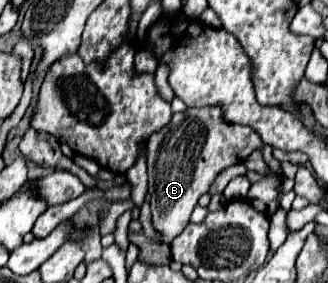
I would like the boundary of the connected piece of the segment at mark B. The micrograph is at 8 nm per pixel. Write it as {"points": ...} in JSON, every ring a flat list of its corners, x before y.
{"points":[[220,106,212,108,188,108,182,114,174,114,170,124,164,126,160,132,152,134,148,140,148,180,150,180,150,208,152,208,152,226,160,234,160,244,172,244,172,240,186,228,198,198,208,192,208,186,214,178,228,166,244,162,252,152,262,152,264,144,260,136,246,126,226,124,220,116]]}

